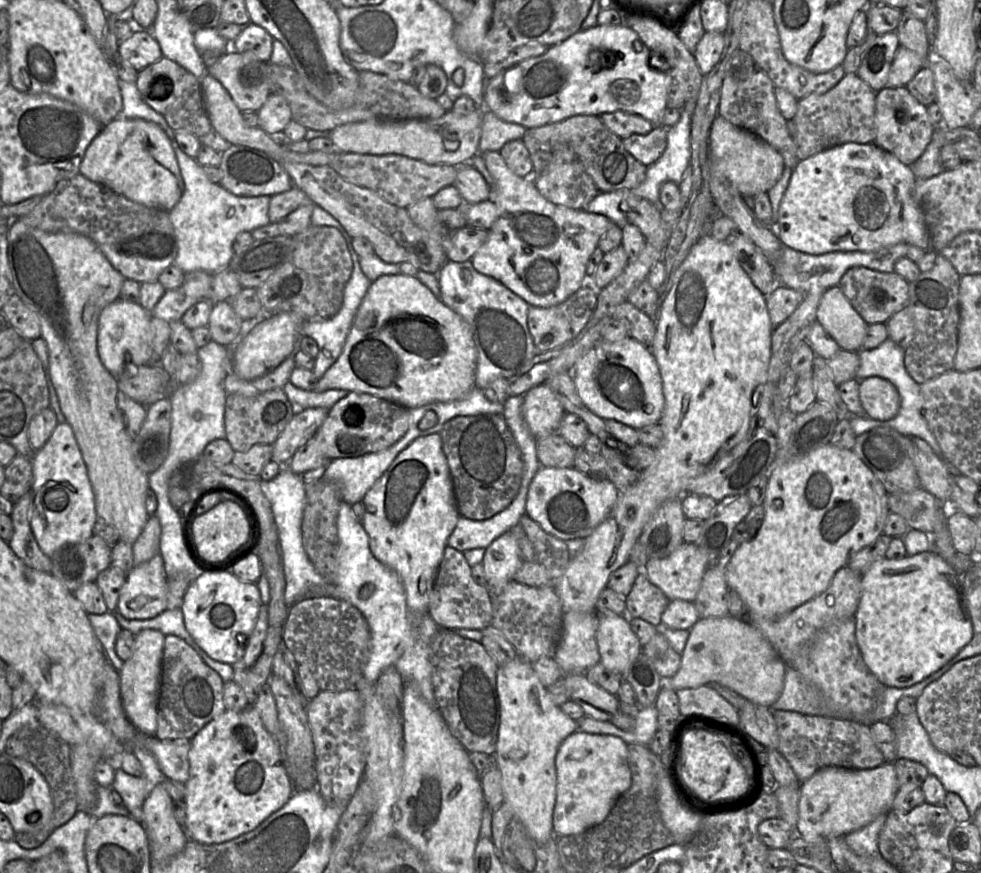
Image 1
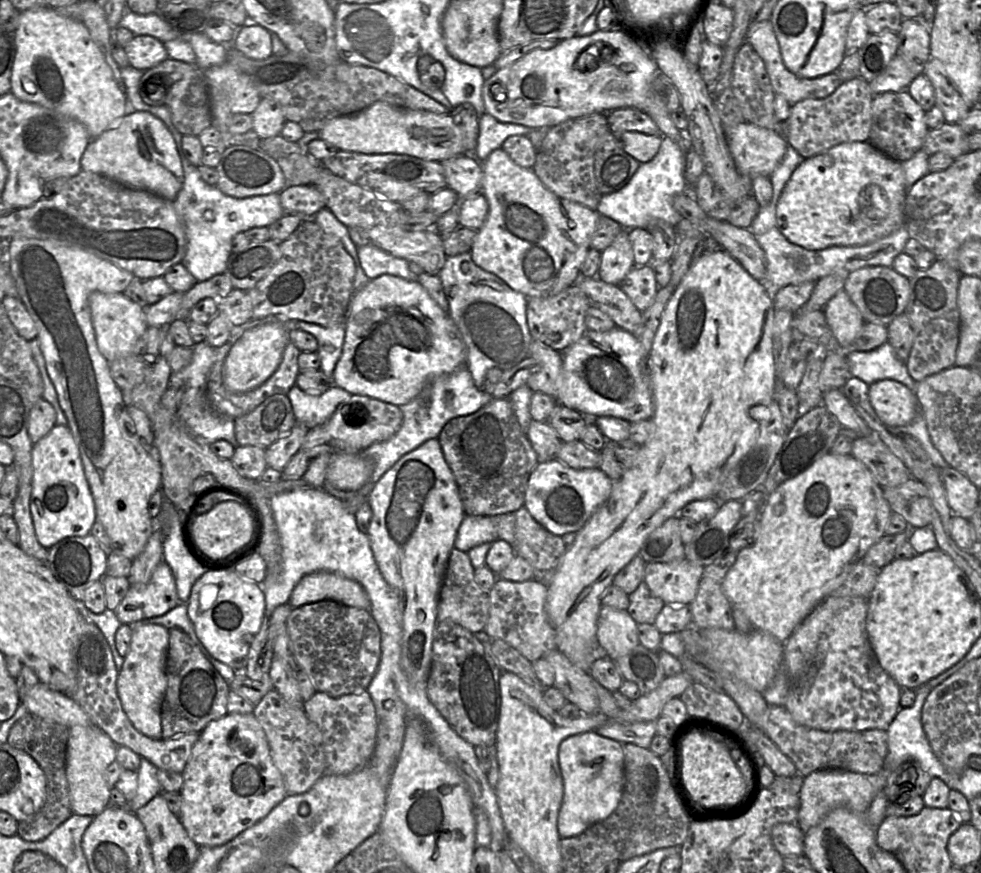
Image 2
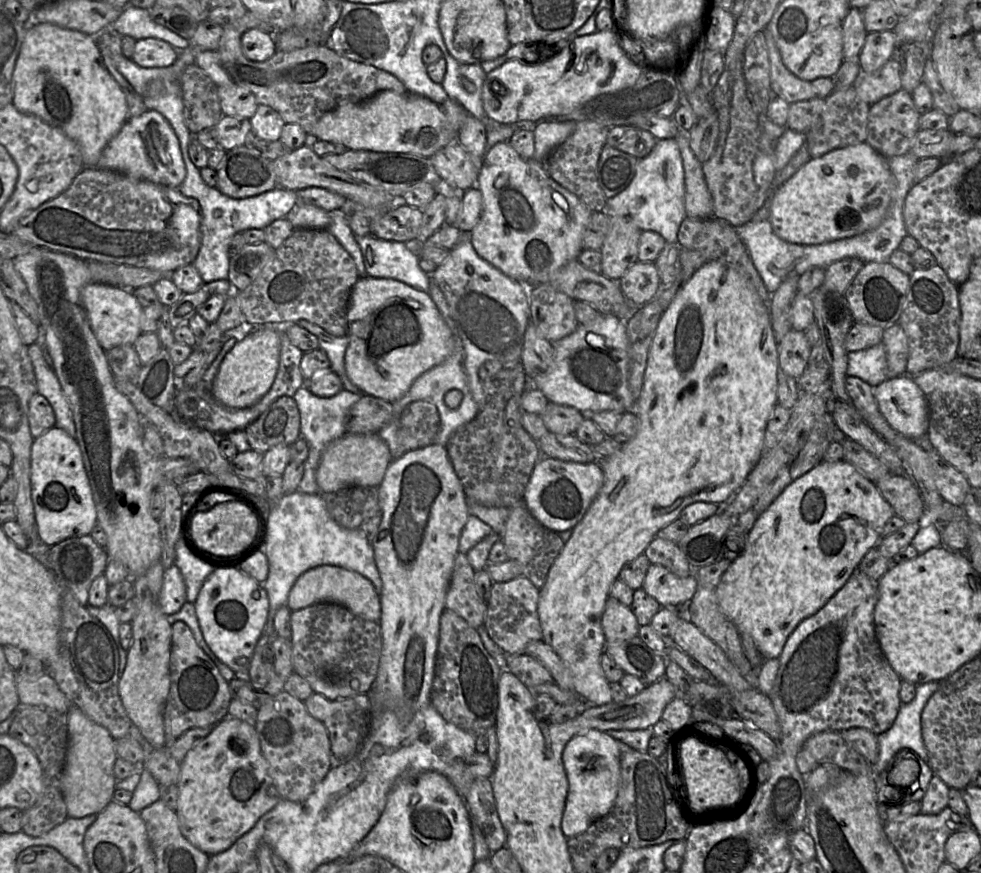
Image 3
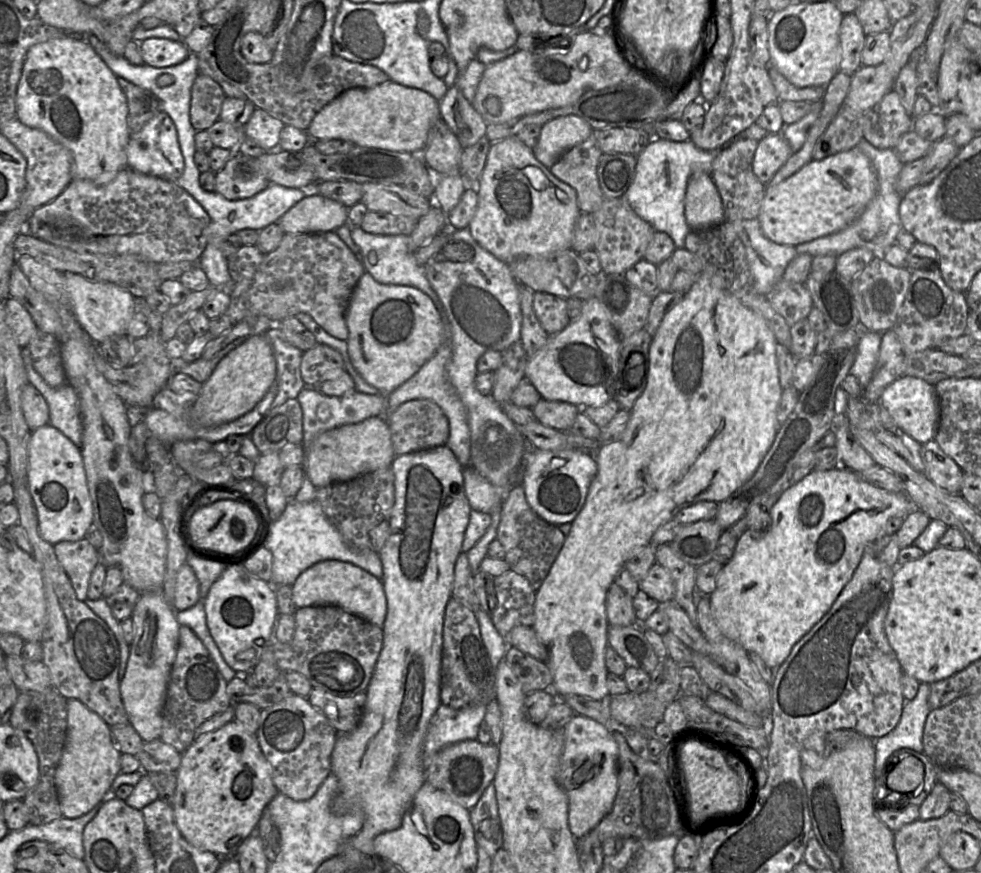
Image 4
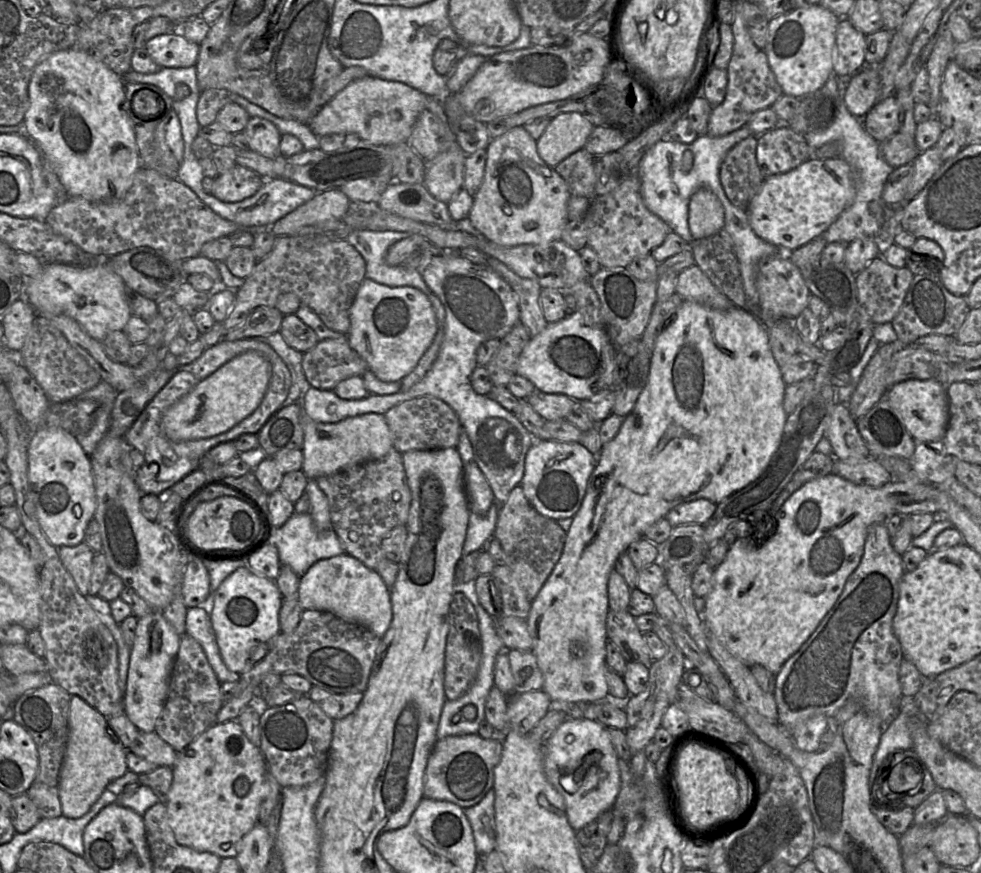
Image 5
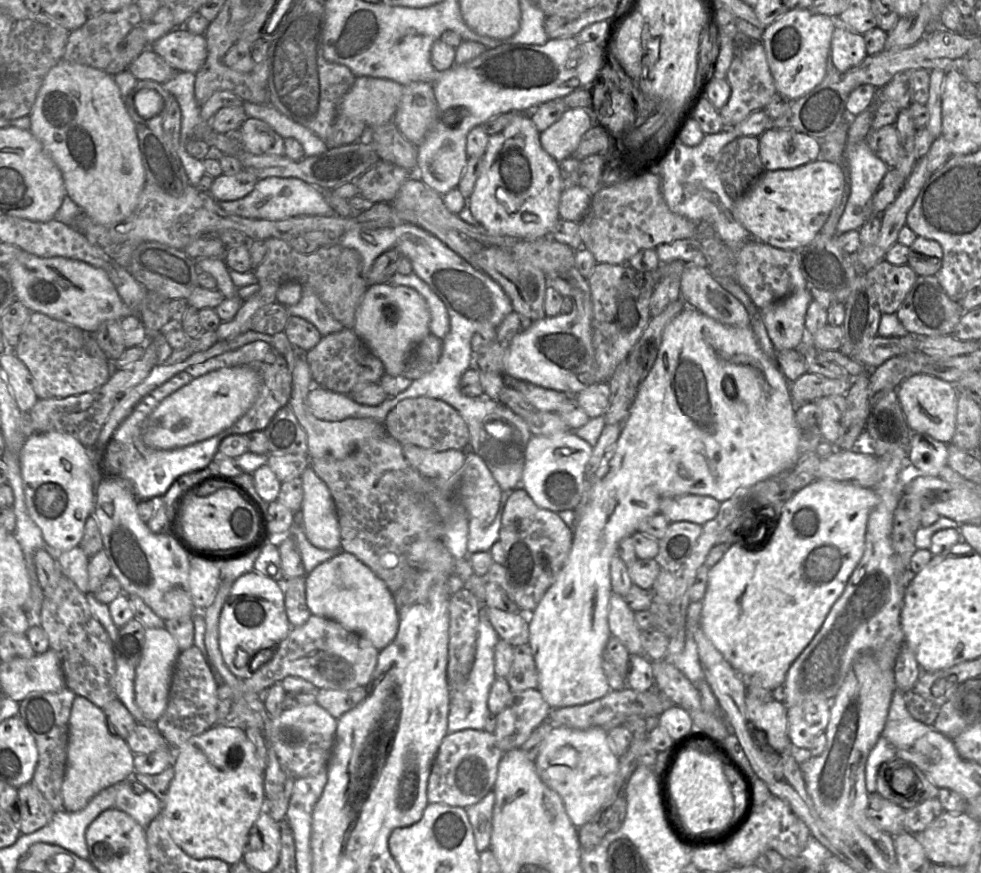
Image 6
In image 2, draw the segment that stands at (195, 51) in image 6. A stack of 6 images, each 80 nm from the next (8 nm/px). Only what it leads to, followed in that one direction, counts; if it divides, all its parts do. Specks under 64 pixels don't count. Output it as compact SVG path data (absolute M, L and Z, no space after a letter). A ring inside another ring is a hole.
M150 35L134 36L124 49L130 65L142 71L169 58L164 43Z

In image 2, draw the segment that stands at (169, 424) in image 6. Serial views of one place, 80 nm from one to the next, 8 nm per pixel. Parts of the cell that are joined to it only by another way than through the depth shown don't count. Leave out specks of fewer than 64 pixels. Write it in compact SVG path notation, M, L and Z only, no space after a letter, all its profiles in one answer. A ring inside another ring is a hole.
M271 318L258 324L244 334L231 347L222 367L225 386L233 392L247 392L266 382L279 367L283 352L290 342L288 323L291 320Z

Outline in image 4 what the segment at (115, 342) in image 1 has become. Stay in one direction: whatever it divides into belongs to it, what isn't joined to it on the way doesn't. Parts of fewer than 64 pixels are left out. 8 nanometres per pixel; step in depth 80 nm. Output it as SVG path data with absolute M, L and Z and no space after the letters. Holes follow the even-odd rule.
M64 272L64 288L73 314L93 342L99 344L112 335L127 335L129 322L136 312L135 297L129 291L116 284L95 282L72 272Z

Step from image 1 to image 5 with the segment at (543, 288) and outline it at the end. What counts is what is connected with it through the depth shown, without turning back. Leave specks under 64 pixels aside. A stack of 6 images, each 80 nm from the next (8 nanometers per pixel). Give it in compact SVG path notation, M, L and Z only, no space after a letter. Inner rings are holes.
M524 126L491 139L487 147L484 178L474 194L469 213L472 225L500 246L545 244L560 240L568 220L569 186L537 152L537 141Z

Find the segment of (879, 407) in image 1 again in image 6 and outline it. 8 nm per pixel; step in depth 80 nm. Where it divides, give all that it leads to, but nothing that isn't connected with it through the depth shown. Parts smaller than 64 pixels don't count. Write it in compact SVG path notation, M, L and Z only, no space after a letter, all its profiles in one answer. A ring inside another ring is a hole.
M919 373L905 379L894 391L912 433L928 434L945 444L951 442L956 428L959 394L955 384Z

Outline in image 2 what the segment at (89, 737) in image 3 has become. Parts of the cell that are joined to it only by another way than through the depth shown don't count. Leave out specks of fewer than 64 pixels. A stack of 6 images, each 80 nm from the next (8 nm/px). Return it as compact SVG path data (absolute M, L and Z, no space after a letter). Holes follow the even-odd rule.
M93 724L76 725L69 729L66 778L73 814L95 817L110 804L110 788L105 779L105 770L116 761L117 747L105 732Z

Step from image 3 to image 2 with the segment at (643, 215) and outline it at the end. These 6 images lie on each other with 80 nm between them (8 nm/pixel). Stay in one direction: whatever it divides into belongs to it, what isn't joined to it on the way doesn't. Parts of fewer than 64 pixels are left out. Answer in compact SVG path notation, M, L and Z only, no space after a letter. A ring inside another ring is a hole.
M664 137L657 155L649 162L640 164L638 170L622 189L602 195L596 211L621 225L623 229L648 229L658 222L666 222L673 227L683 219L674 209L676 195L687 192L685 178L685 152L669 137Z

